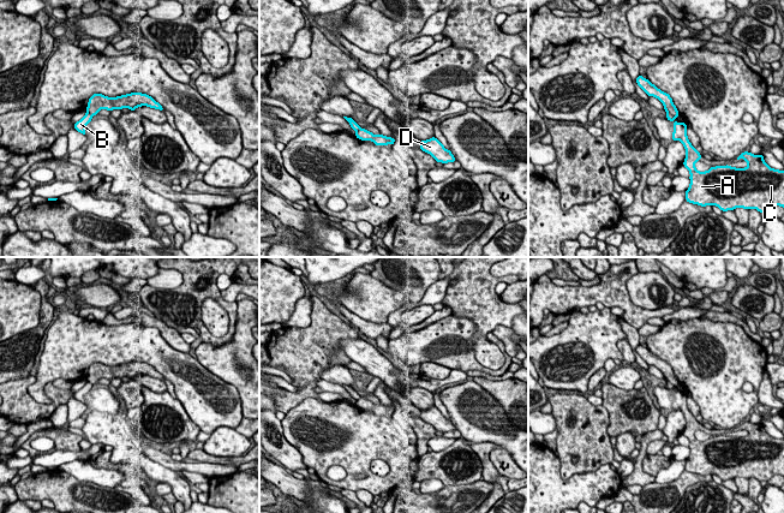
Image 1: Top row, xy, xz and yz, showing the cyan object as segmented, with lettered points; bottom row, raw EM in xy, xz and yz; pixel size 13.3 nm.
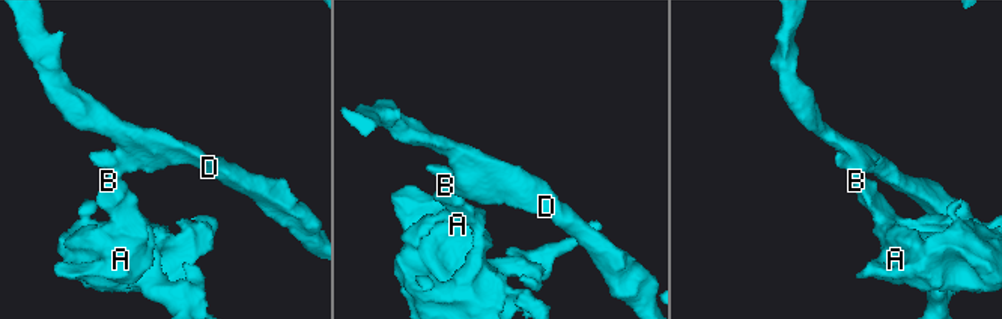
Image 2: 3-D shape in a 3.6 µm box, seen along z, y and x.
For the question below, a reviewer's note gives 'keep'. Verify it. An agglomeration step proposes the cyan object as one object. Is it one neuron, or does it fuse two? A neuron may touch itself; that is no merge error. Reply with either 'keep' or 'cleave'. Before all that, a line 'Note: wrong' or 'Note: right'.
Note: wrong
cleave

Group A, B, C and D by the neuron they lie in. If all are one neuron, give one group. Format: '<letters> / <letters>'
A B C / D

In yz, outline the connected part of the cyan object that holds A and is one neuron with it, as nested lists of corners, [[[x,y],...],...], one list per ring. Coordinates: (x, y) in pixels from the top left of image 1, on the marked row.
[[[669,112],[666,119],[674,123],[672,141],[681,141],[686,149],[683,166],[690,173],[687,202],[701,207],[717,205],[722,211],[754,208],[768,213],[776,205],[784,208],[784,169],[771,168],[761,154],[743,151],[737,160],[743,159],[748,163],[746,168],[726,165],[699,172],[695,162],[701,160],[701,154],[688,139],[688,126],[675,121]]]

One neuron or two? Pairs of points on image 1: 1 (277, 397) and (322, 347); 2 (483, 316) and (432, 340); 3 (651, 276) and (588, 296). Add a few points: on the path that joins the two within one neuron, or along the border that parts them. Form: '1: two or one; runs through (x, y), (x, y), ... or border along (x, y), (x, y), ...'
1: one; runs through (294, 397), (305, 387), (305, 364)
2: two; border along (452, 315), (467, 317), (474, 324), (473, 349)
3: two; border along (639, 272), (627, 281), (627, 292), (642, 308)

